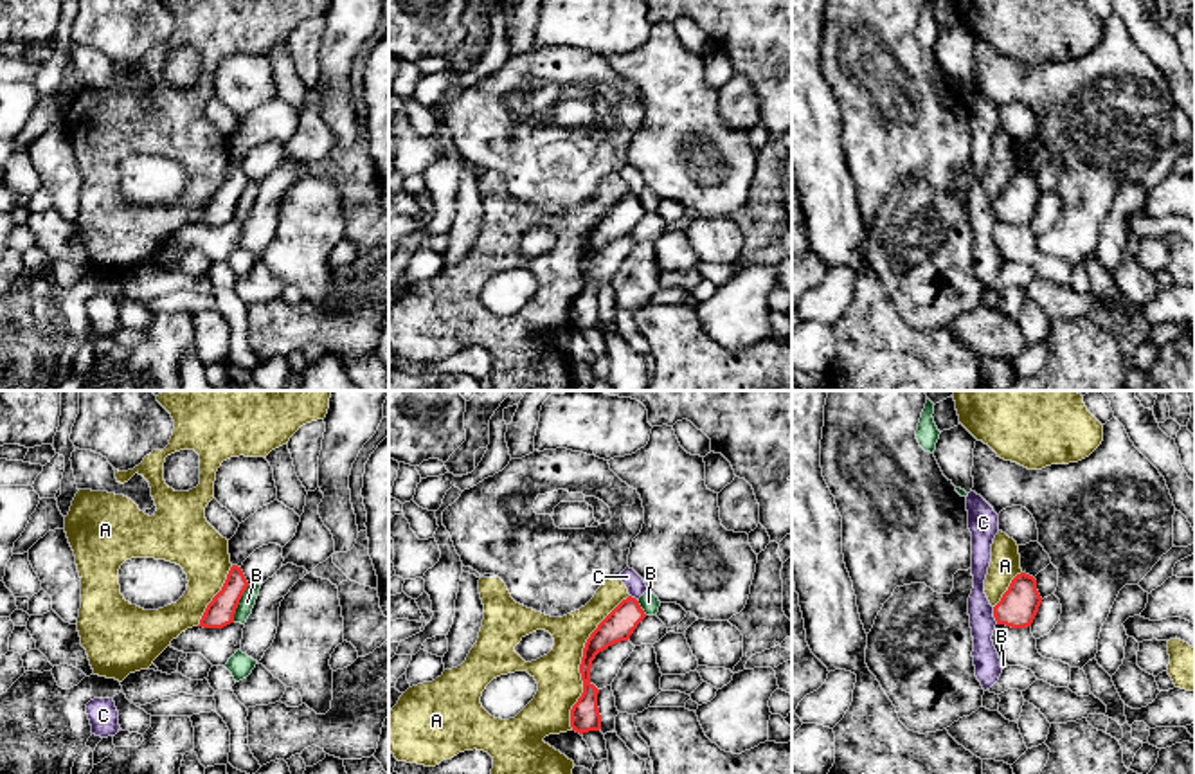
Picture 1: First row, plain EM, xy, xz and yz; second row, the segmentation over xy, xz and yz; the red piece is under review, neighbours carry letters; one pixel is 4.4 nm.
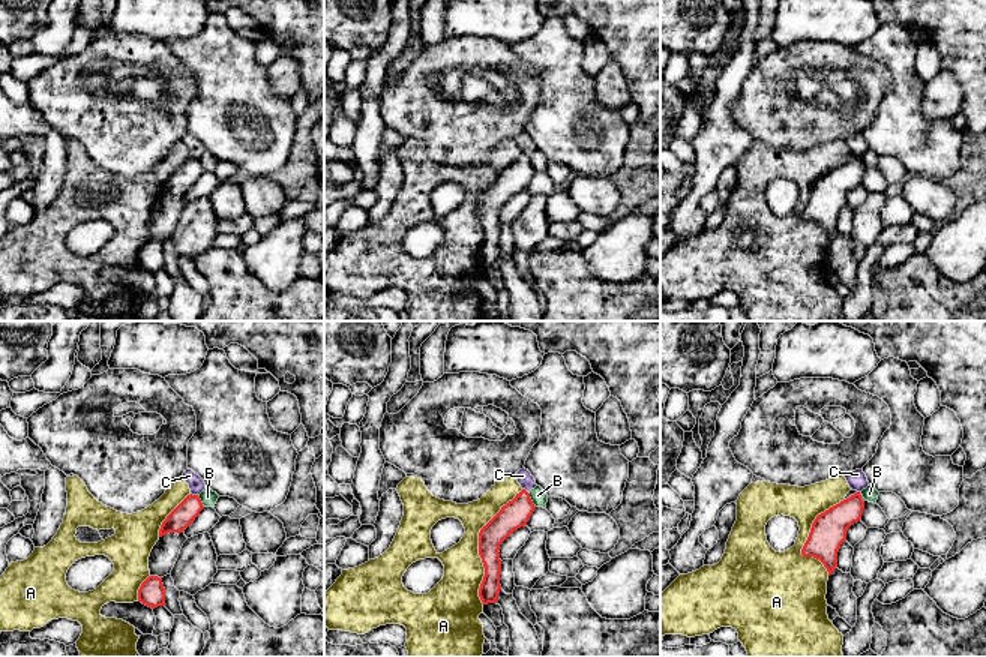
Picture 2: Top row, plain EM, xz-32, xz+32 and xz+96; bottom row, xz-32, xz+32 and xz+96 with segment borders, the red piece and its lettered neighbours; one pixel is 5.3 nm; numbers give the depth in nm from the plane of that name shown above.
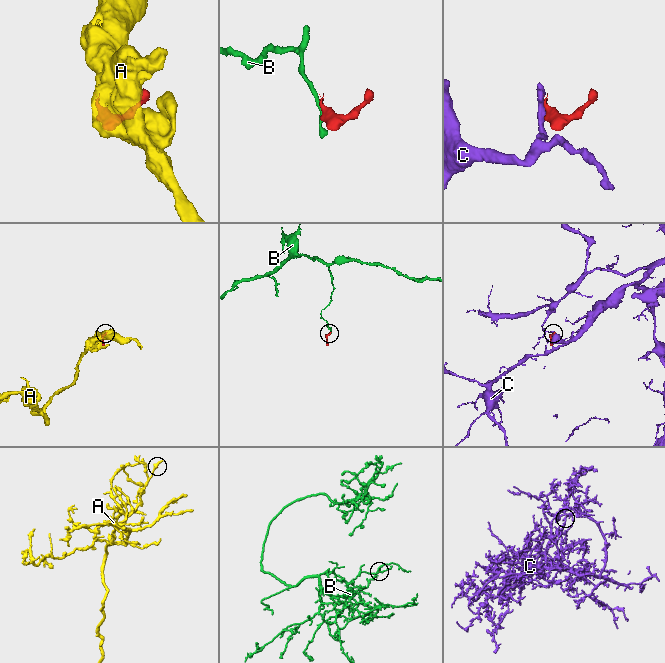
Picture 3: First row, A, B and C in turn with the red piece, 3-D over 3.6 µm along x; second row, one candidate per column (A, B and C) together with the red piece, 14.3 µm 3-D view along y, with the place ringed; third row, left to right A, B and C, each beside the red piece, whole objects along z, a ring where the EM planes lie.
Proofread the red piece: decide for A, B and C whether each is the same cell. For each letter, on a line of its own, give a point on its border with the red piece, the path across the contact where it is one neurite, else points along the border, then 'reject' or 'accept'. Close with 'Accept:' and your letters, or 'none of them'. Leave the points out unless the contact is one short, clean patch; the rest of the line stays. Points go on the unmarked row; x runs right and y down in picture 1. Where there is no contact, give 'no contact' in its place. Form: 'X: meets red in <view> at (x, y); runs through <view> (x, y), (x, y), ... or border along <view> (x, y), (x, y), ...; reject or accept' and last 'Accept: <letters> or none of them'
A: meets red in xz at (582, 260); accept
B: meets red in xy at (238, 200); border along xy (249, 182), (233, 218); reject
C: meets red in yz at (994, 213); border along yz (992, 204), (992, 213), (997, 220); reject
Accept: A

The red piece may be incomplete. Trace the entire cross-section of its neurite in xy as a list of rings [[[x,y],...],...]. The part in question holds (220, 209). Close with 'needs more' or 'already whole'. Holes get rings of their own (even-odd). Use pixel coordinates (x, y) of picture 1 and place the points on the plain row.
[[[160,0],[173,14],[175,25],[164,47],[153,47],[128,68],[115,67],[117,79],[128,79],[135,70],[151,85],[157,108],[149,113],[124,94],[108,88],[79,86],[65,113],[65,130],[76,153],[81,175],[81,205],[77,229],[86,247],[94,272],[122,279],[130,270],[148,266],[153,257],[193,223],[223,225],[234,220],[234,211],[248,178],[241,164],[230,160],[229,137],[205,115],[205,104],[214,95],[216,68],[230,54],[265,54],[288,41],[306,20],[324,16],[329,0]],[[194,47],[200,52],[200,81],[189,88],[175,88],[164,77],[166,54]],[[131,155],[155,155],[176,160],[187,171],[187,187],[176,198],[158,207],[131,202],[121,191],[119,166]]]; needs more

